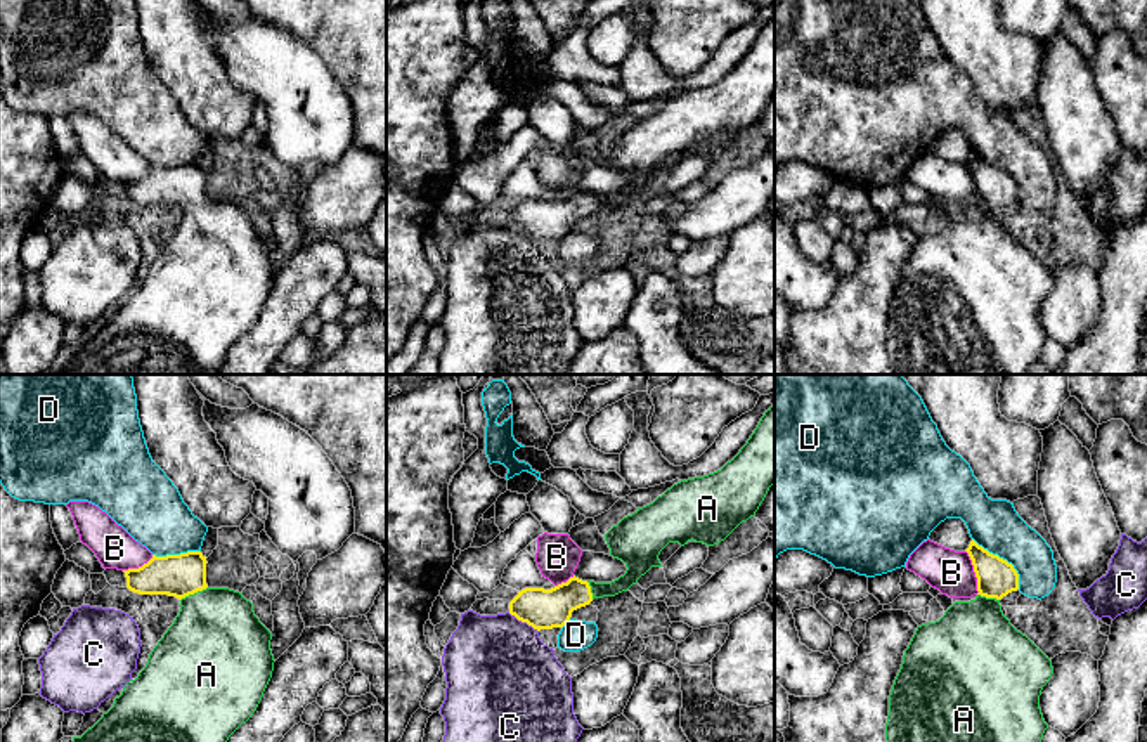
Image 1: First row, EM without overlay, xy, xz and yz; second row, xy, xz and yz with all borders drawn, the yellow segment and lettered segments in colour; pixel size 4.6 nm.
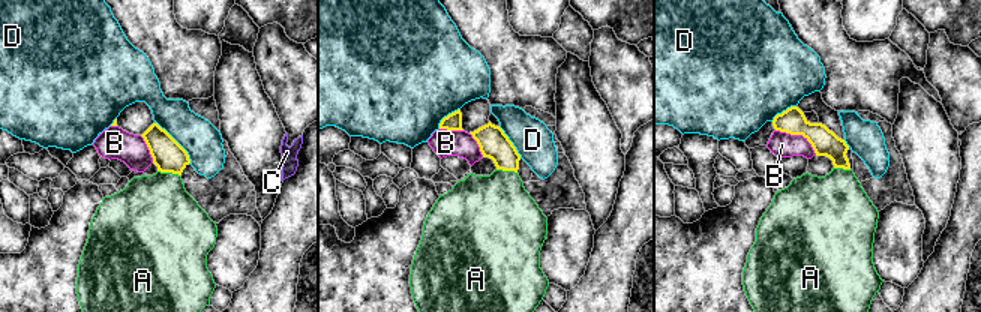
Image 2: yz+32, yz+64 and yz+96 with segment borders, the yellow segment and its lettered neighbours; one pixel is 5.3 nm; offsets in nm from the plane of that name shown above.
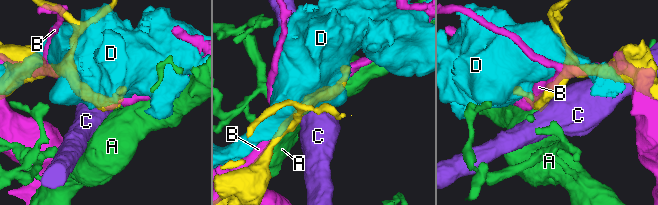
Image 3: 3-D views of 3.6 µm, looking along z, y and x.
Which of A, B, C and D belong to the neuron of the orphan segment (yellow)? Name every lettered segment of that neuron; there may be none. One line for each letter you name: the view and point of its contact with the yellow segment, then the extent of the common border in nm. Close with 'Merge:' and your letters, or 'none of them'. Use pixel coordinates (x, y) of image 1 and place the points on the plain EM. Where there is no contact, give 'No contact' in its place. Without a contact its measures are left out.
A: Touches yellow at xy (193, 205). Shared border 140 nm
Merge: A

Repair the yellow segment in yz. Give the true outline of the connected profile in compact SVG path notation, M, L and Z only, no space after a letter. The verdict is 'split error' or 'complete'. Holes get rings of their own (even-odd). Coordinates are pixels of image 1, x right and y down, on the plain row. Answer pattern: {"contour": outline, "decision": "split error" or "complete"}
{"contour": "M974 151L965 163L977 189L977 208L955 213L939 232L918 238L894 291L885 335L885 352L894 374L1029 374L1048 340L1040 307L1053 286L1052 272L1010 236L1000 217L1003 208L1019 201L1019 186L1012 175Z", "decision": "split error"}

